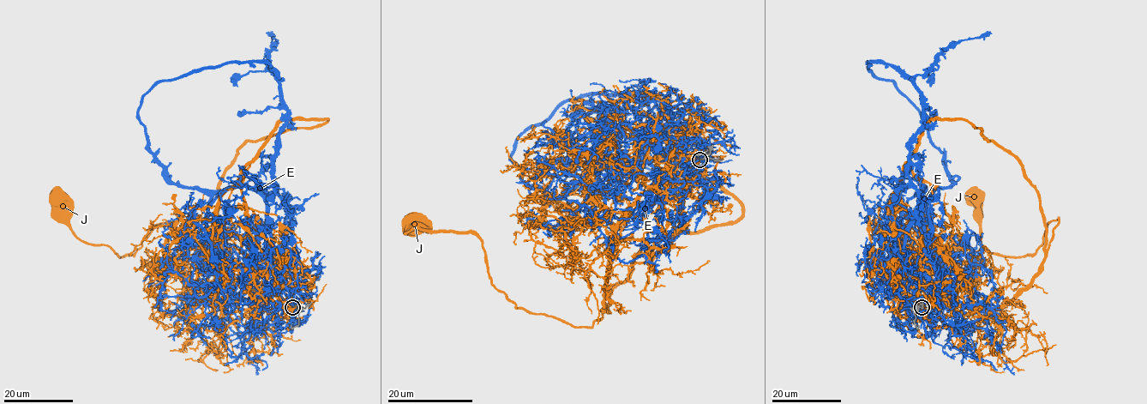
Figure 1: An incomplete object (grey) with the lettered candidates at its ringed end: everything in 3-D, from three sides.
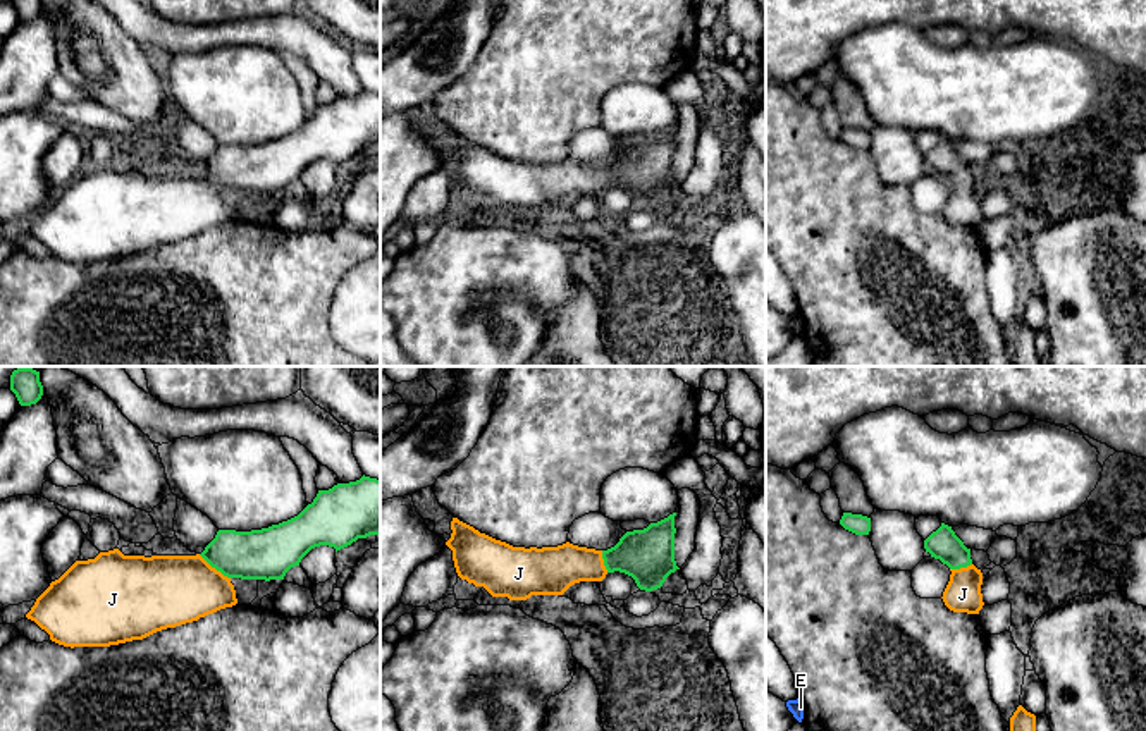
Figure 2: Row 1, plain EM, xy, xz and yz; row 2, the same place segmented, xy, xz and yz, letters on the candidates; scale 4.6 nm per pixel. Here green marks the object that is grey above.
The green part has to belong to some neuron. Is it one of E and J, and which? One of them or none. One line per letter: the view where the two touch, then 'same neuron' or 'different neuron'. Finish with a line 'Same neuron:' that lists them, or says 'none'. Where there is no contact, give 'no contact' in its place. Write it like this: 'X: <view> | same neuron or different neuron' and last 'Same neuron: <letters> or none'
E: no contact | different neuron
J: xy | same neuron
Same neuron: J

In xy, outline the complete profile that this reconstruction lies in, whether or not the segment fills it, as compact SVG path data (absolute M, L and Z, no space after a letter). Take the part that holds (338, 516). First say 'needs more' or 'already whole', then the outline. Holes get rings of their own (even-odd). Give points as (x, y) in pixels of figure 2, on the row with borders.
needs more; M361 476L356 482L337 483L318 490L311 504L298 516L262 530L236 531L219 530L215 538L196 556L124 556L119 549L100 552L95 559L76 561L59 580L36 599L28 619L64 647L110 647L143 640L157 631L198 621L220 609L237 604L232 578L241 580L284 580L286 573L299 566L301 559L315 547L329 545L336 552L358 538L380 535L380 480Z

